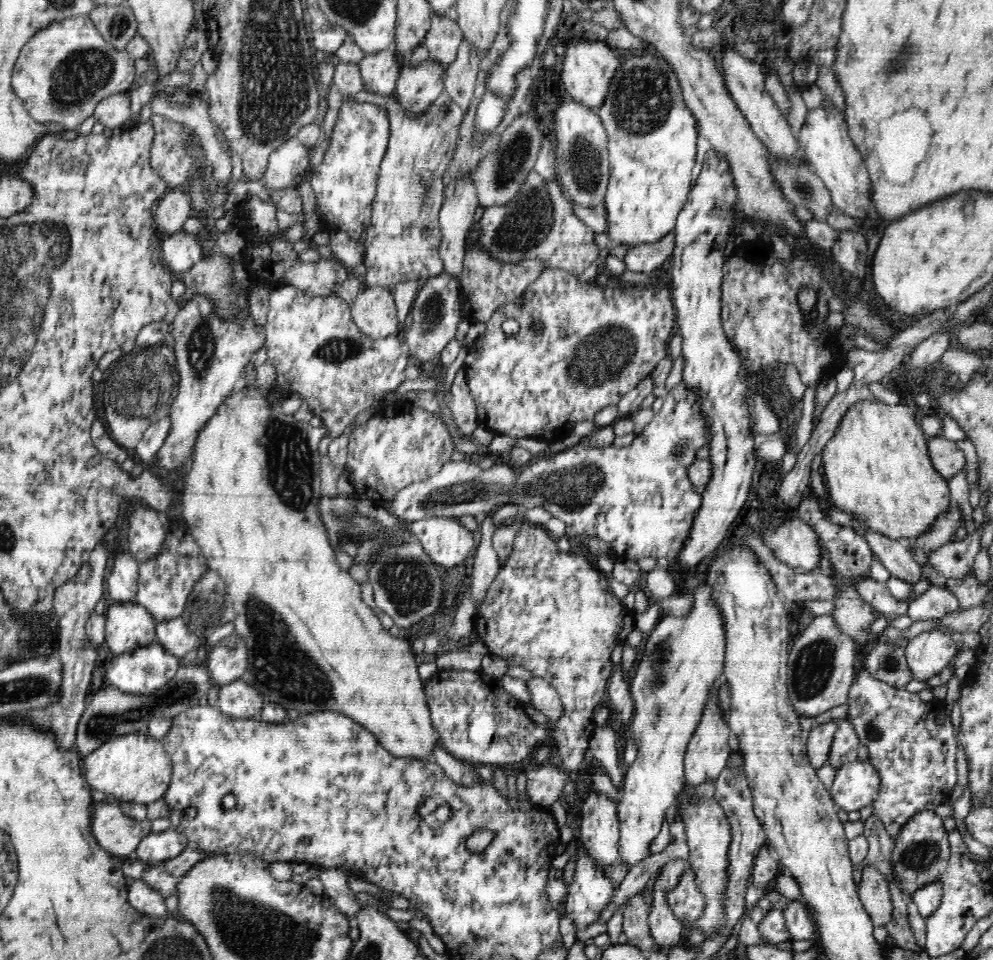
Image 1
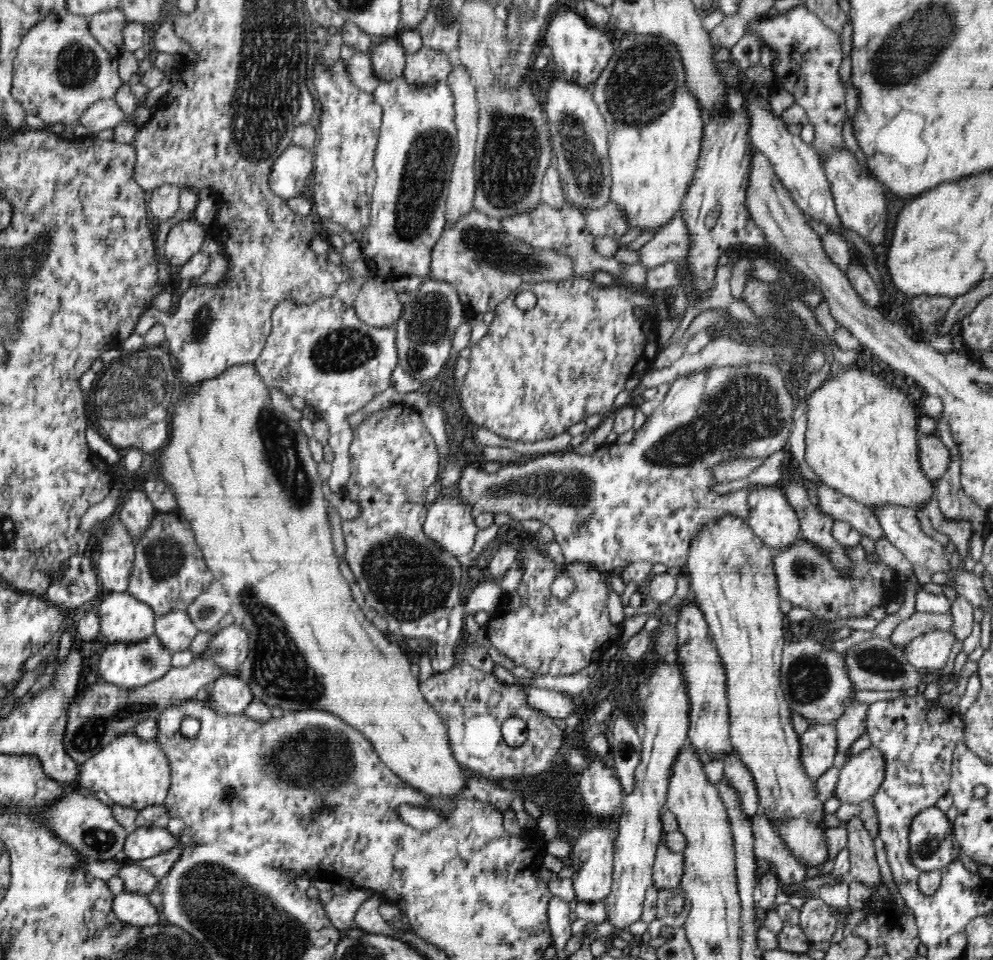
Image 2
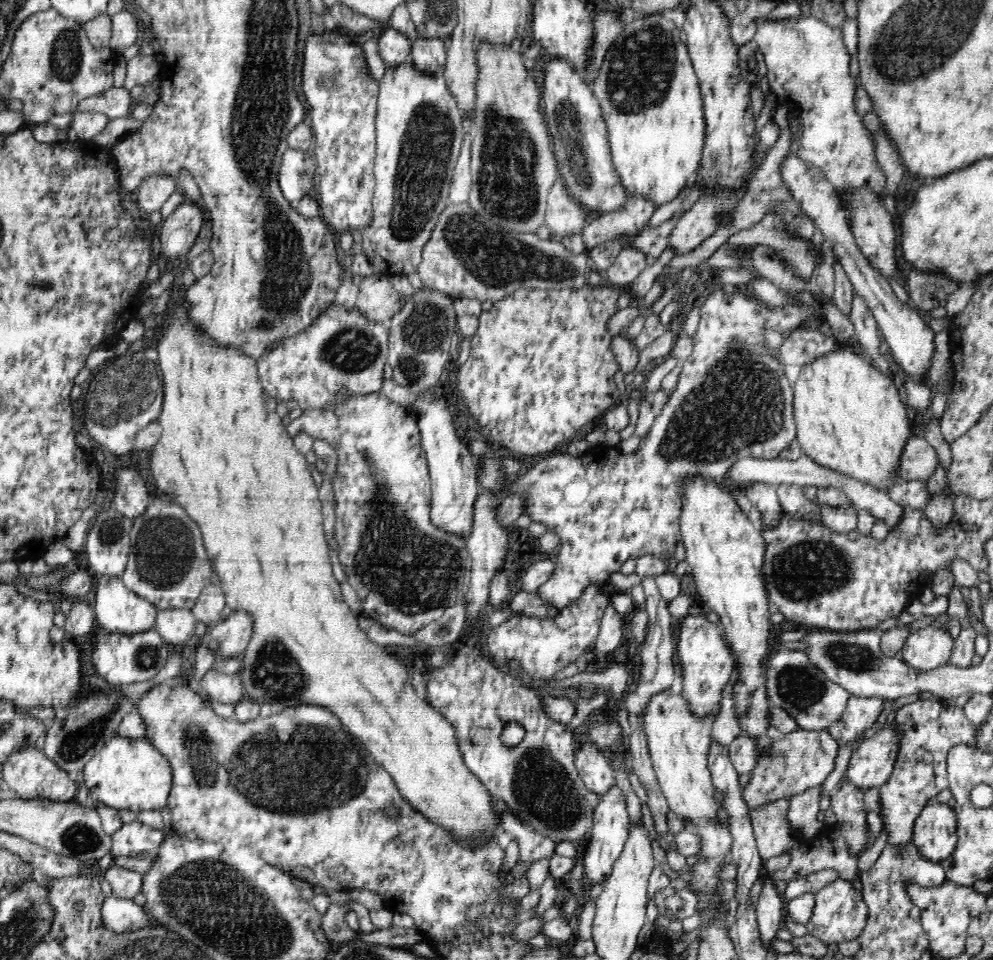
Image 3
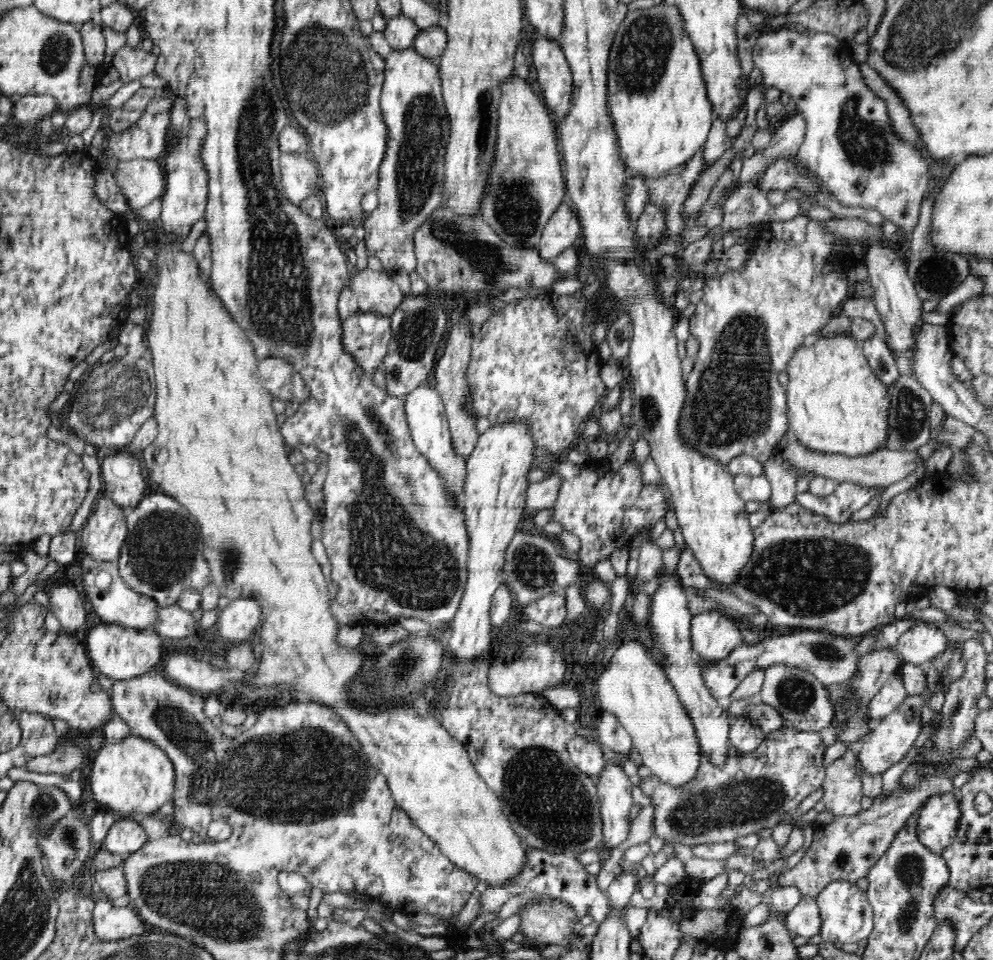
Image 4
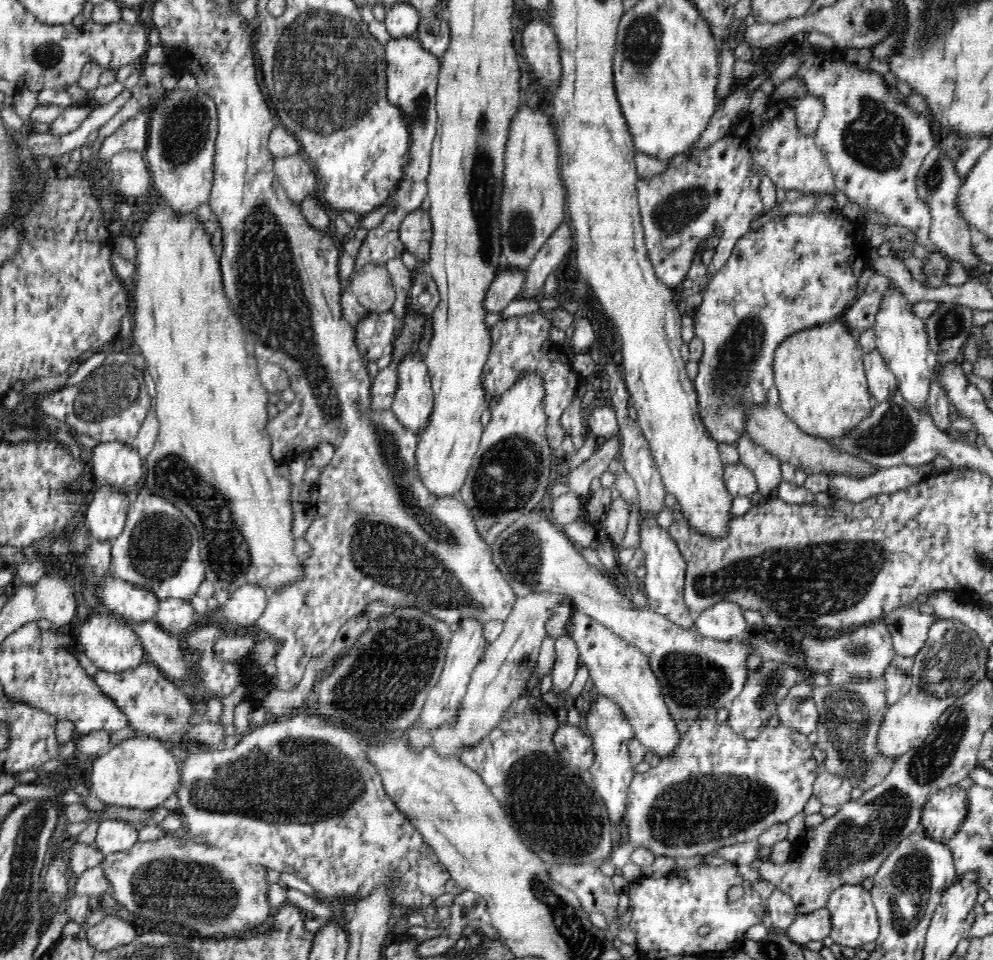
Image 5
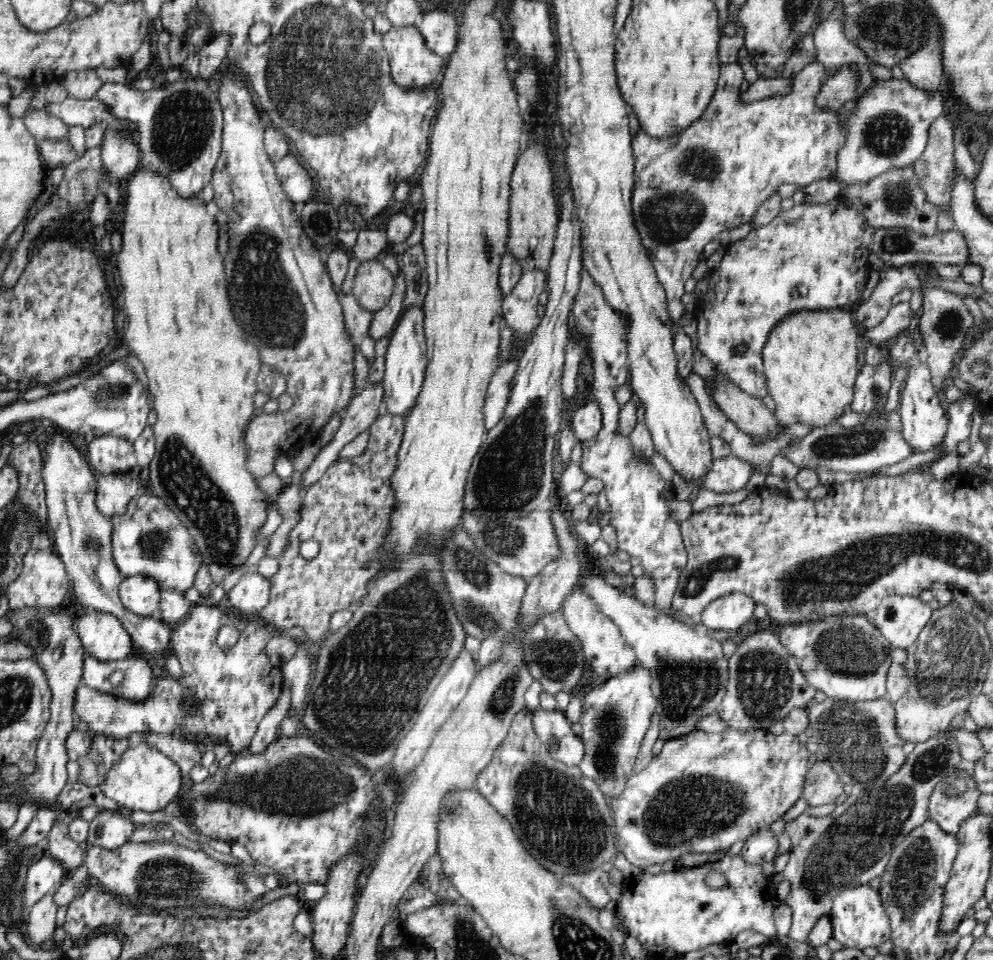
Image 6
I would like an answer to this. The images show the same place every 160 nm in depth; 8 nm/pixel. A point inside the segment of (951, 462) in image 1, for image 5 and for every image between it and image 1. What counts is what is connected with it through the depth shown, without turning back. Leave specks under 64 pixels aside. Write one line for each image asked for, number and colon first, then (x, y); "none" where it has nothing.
2: (934, 458)
3: (918, 460)
4: (882, 468)
5: (769, 427)

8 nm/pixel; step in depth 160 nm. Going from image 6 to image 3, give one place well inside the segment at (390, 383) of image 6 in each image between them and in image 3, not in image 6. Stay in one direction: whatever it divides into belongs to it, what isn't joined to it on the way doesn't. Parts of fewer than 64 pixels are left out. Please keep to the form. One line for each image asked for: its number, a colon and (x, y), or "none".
3: (453, 470)
4: (425, 413)
5: (414, 398)

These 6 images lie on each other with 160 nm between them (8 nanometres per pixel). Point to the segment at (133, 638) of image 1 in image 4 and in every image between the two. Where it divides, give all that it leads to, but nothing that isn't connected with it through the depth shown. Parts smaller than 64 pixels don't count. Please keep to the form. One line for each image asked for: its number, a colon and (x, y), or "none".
2: (123, 618)
3: (119, 610)
4: (115, 602)

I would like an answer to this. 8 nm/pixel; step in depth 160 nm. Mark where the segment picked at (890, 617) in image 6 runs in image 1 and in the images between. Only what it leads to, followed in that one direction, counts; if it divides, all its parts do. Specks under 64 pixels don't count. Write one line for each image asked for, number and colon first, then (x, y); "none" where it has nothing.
1: (928, 654)
2: (929, 652)
3: (930, 648)
4: (921, 642)
5: (908, 627)

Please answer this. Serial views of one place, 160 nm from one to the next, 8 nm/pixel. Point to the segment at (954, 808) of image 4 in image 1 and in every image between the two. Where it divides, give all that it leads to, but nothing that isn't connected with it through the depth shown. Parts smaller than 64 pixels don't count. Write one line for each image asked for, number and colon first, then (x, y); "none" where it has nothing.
1: (921, 854)
2: (931, 841)
3: (935, 831)

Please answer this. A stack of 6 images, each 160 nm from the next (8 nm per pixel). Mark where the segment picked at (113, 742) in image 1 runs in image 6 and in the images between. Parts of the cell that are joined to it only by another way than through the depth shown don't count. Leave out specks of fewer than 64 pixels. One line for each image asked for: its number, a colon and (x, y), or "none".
2: (133, 772)
3: (131, 775)
4: (133, 774)
5: (140, 772)
6: (144, 779)

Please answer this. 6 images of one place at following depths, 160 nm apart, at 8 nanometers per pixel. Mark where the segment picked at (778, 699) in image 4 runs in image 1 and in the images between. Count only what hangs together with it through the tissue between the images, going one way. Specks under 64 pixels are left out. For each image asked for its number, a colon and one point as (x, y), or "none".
1: (822, 664)
2: (815, 684)
3: (814, 701)

